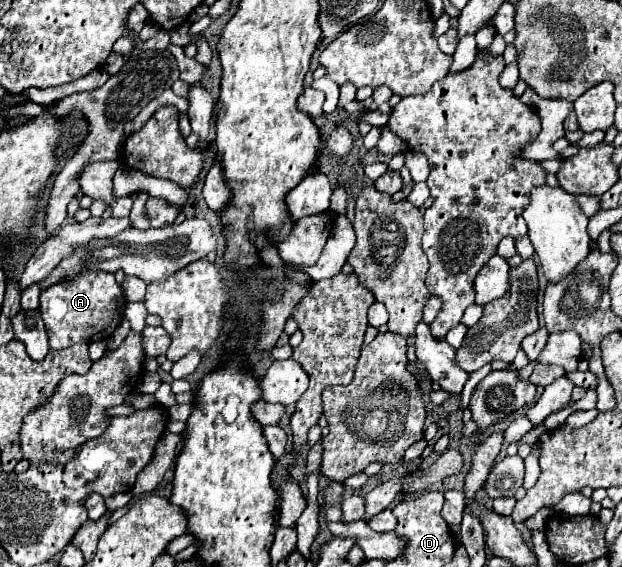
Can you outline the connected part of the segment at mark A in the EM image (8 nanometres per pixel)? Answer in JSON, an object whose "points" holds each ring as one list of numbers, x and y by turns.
{"points":[[104,272,80,274,76,282,64,282,40,294,40,314,44,318,52,350,62,350,78,342,88,344,92,340,110,338,124,316,124,308,126,300,122,288,116,284,114,274]]}

